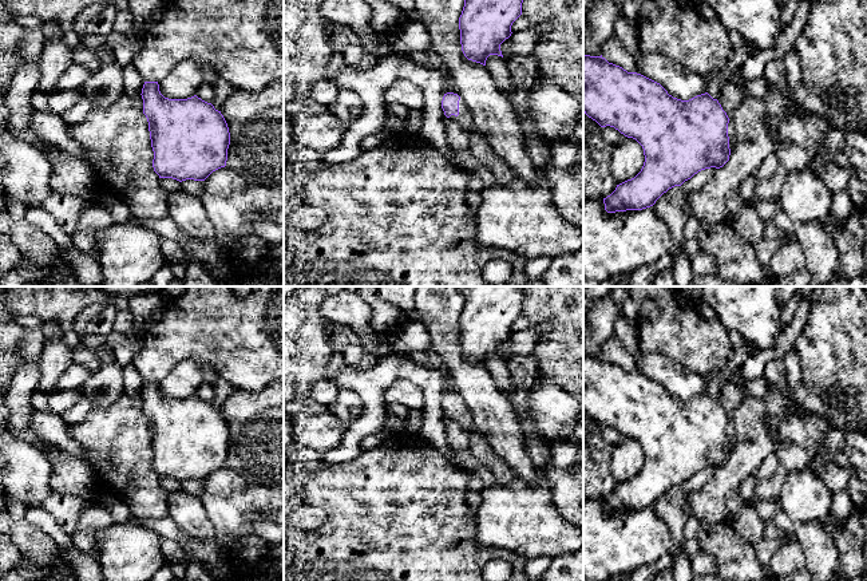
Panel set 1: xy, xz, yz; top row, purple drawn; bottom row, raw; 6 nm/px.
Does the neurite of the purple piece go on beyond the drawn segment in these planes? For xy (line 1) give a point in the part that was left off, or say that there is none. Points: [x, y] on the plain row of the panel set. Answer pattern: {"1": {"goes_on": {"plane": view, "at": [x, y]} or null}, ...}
{"1": {"goes_on": null}}

